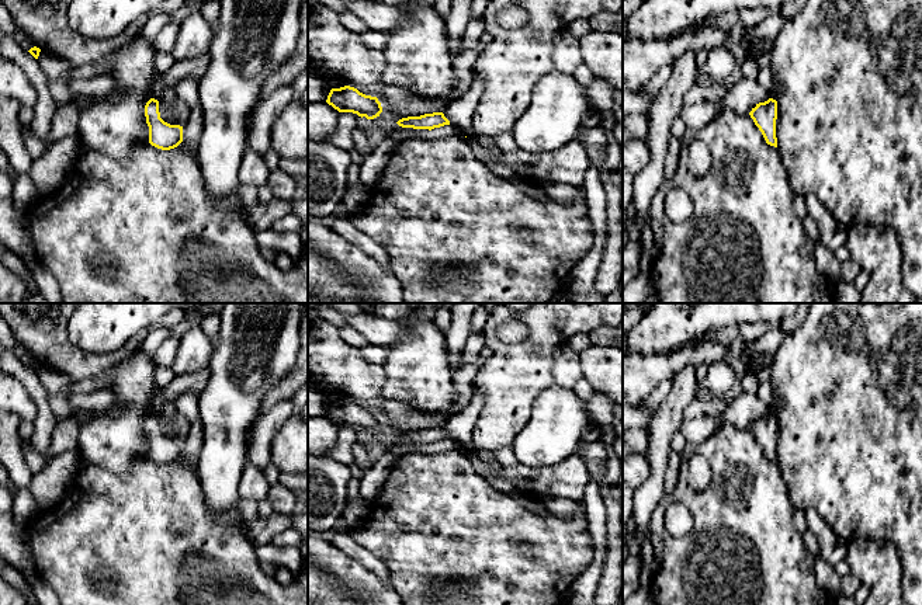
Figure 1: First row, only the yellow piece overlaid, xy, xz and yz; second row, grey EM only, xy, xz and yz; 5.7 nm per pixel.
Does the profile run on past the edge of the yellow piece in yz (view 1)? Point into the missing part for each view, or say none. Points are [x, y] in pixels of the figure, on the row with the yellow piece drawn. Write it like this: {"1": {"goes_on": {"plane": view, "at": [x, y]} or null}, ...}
{"1": {"goes_on": null}}

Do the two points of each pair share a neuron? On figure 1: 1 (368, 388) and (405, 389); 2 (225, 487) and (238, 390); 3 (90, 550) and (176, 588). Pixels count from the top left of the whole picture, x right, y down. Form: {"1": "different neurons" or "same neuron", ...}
{"1": "different neurons", "2": "same neuron", "3": "same neuron"}

